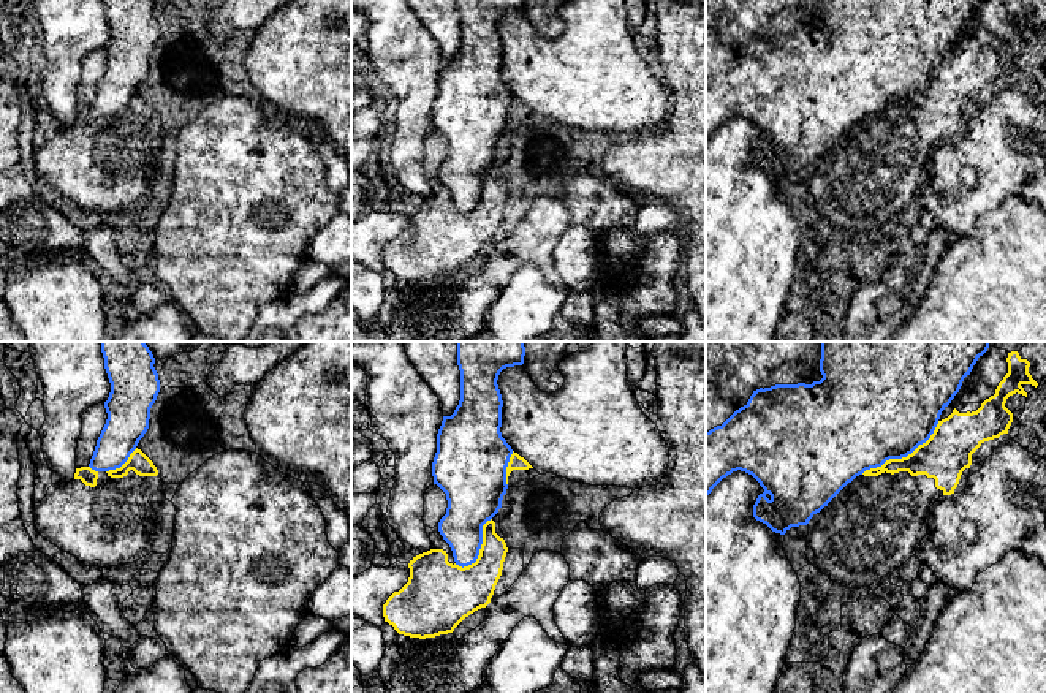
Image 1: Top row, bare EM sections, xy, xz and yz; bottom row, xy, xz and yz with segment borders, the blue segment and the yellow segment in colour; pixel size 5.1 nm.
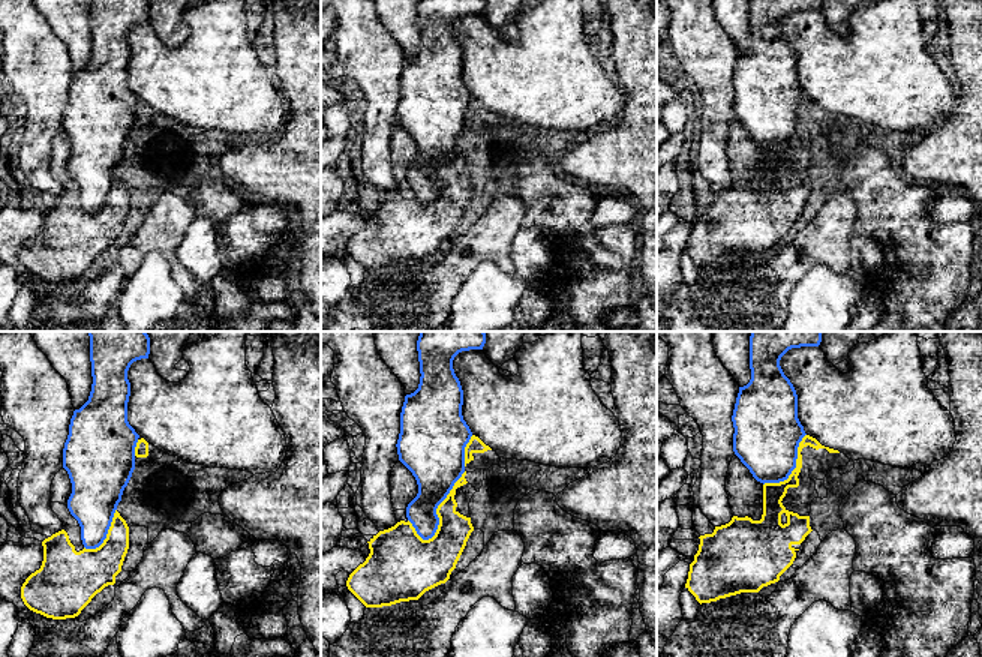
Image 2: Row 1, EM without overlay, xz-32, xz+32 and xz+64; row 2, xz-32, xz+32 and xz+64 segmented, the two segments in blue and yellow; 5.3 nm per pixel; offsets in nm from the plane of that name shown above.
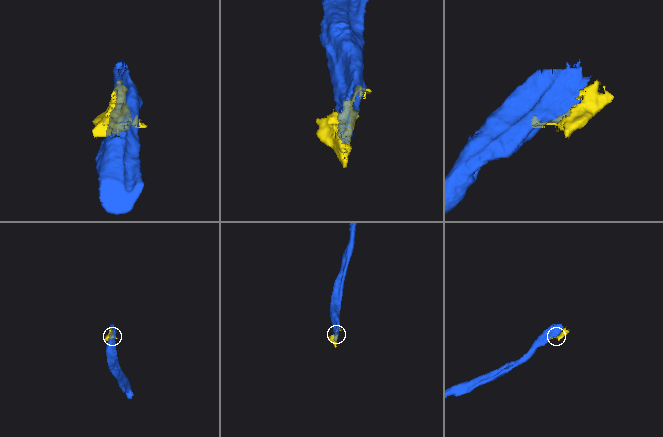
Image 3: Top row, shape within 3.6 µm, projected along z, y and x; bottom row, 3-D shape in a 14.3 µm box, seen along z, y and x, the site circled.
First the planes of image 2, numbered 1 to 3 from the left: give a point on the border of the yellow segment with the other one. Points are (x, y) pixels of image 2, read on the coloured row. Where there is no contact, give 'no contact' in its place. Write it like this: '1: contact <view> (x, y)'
1: contact xz-32 (107, 533)
2: contact xz+32 (437, 507)
3: contact xz+64 (795, 467)

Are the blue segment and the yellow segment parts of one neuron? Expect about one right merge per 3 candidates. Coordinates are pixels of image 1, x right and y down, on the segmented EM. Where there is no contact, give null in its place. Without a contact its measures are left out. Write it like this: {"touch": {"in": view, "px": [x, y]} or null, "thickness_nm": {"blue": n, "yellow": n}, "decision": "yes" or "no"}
{"touch": {"in": "yz", "px": [902, 456]}, "thickness_nm": {"blue": 500, "yellow": 240}, "decision": "no"}

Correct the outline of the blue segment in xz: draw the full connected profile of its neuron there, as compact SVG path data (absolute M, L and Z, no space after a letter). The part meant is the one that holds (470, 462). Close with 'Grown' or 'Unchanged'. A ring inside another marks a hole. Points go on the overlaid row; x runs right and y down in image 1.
M457 342L460 400L451 416L443 416L432 476L448 500L438 532L449 544L456 565L462 568L476 562L483 544L483 525L498 513L508 489L506 467L513 449L500 432L503 400L497 380L503 369L522 365L524 356L524 342Z. Unchanged

